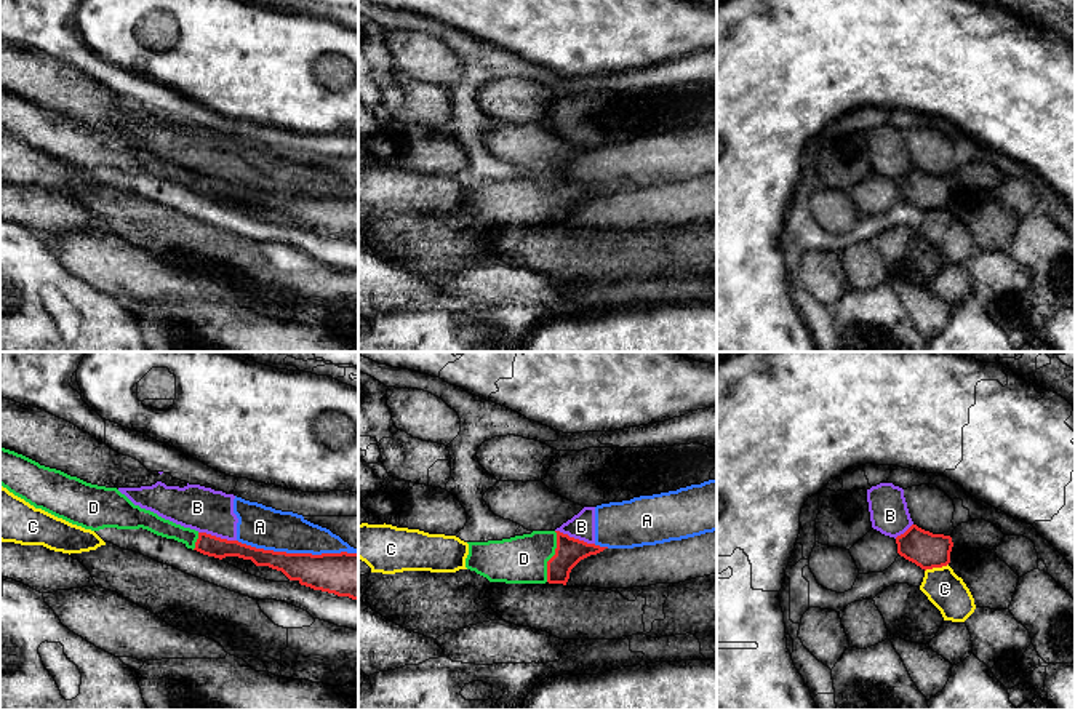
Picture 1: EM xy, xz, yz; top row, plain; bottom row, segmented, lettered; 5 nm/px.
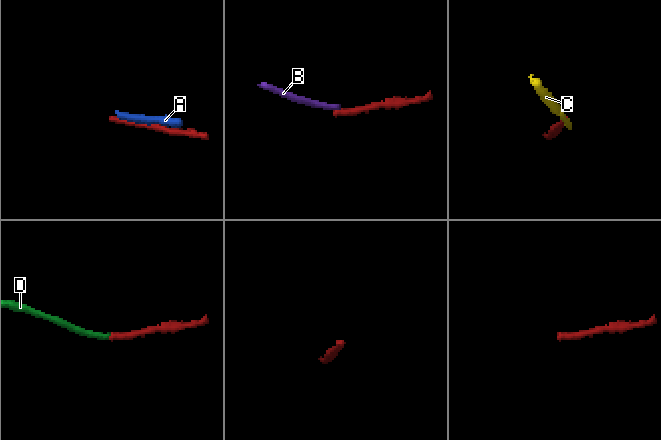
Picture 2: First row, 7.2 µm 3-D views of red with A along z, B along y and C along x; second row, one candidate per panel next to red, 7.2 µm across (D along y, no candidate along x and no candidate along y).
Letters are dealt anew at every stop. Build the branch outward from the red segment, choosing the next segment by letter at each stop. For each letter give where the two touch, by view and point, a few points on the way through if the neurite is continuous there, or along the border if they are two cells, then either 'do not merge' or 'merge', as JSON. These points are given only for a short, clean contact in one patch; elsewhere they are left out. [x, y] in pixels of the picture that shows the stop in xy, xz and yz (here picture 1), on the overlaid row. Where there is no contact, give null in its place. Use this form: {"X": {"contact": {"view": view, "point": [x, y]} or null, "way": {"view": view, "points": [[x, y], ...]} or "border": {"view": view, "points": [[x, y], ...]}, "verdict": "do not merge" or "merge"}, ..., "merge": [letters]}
{"A": {"contact": {"view": "xy", "point": [298, 554]}, "verdict": "do not merge"}, "B": {"contact": {"view": "xz", "point": [573, 538]}, "border": {"view": "xz", "points": [[555, 530], [594, 544]]}, "verdict": "do not merge"}, "C": {"contact": {"view": "yz", "point": [936, 566]}, "border": {"view": "yz", "points": [[947, 563], [925, 571]]}, "verdict": "do not merge"}, "D": {"contact": {"view": "xz", "point": [552, 557]}, "way": {"view": "xz", "points": [[570, 550], [552, 557], [523, 558]]}, "verdict": "merge"}, "merge": ["D"]}

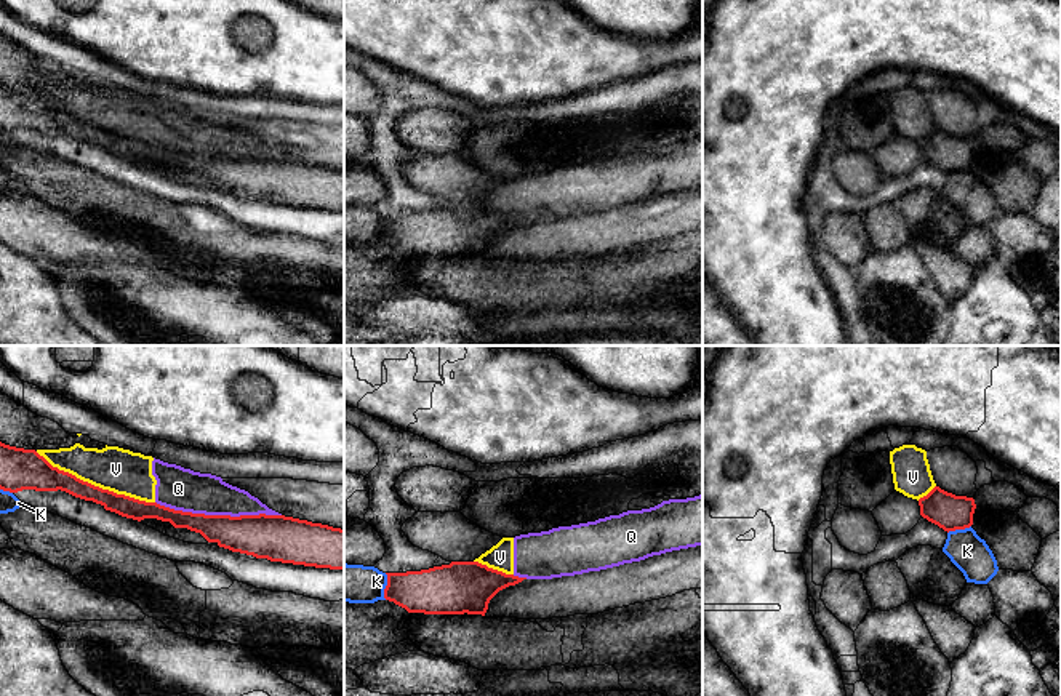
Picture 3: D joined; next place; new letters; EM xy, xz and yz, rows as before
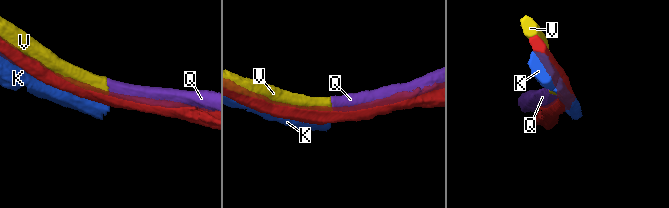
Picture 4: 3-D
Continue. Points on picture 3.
{"K": {"contact": {"view": "xz", "point": [386, 586]}, "verdict": "do not merge"}, "Q": {"contact": {"view": "xy", "point": [218, 516]}, "verdict": "do not merge"}, "V": {"contact": {"view": "xy", "point": [93, 485]}, "verdict": "do not merge"}, "merge": []}

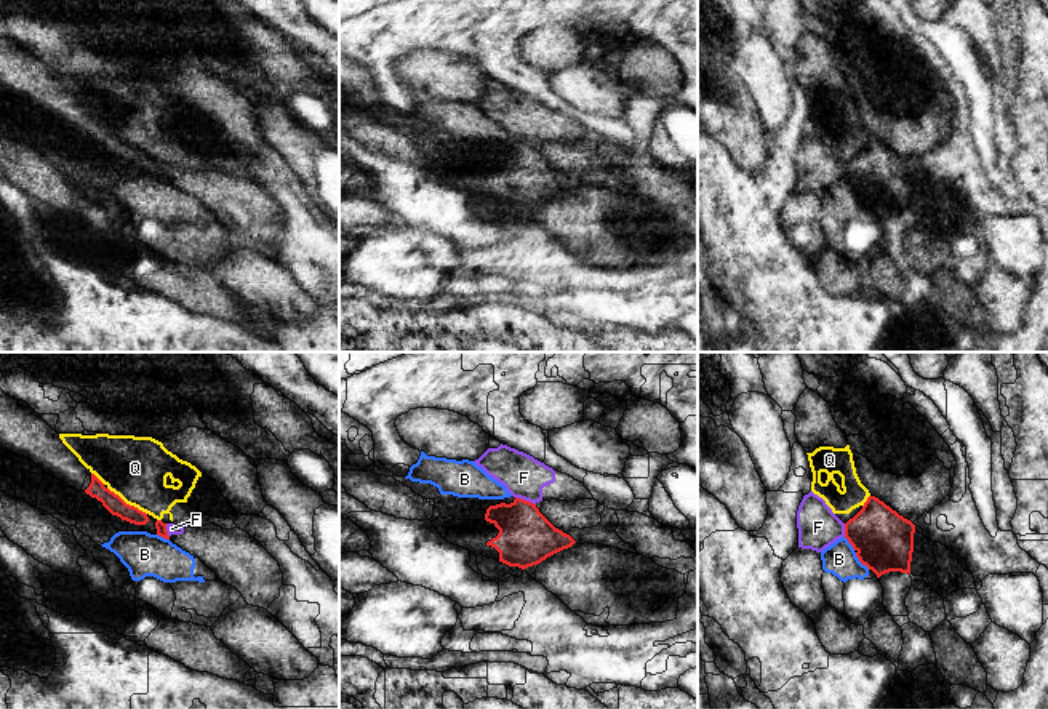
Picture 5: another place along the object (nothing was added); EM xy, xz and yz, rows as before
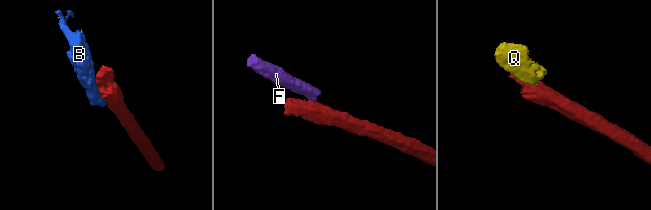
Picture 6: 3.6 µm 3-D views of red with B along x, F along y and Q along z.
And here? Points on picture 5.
{"B": {"contact": {"view": "yz", "point": [861, 562]}, "border": {"view": "yz", "points": [[855, 552], [869, 568]]}, "verdict": "do not merge"}, "F": {"contact": {"view": "xz", "point": [525, 501]}, "border": {"view": "xz", "points": [[516, 496], [535, 504]]}, "verdict": "do not merge"}, "Q": {"contact": {"view": "xy", "point": [125, 503]}, "border": {"view": "xy", "points": [[108, 487], [146, 514]]}, "verdict": "do not merge"}, "merge": []}

